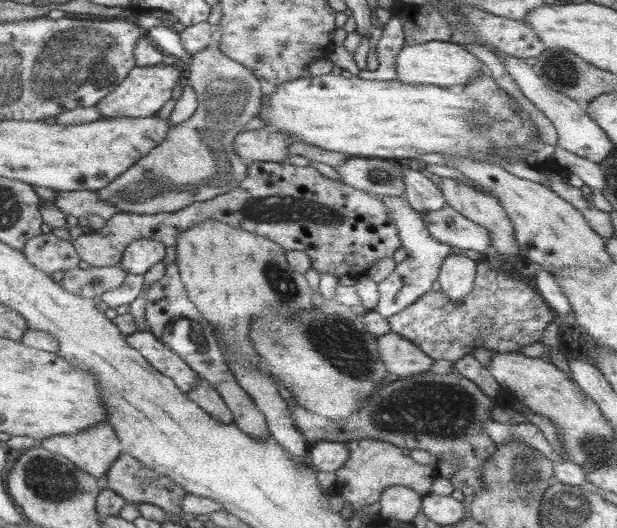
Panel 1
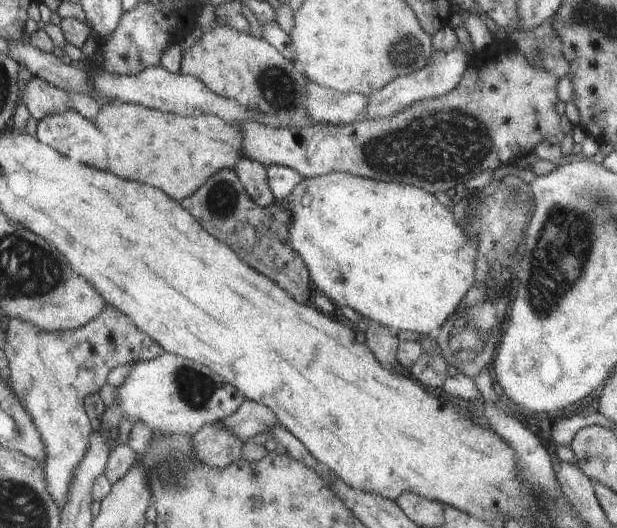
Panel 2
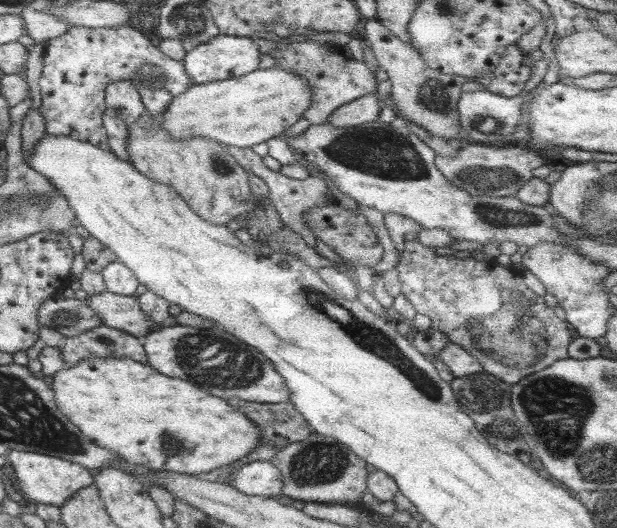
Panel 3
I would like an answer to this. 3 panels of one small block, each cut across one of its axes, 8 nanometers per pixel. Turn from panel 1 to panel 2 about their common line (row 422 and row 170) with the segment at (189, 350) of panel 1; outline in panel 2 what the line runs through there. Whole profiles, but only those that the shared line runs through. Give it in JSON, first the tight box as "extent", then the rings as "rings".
{"extent":[233,157,275,207],"rings":[[[241,157],[238,158],[233,171],[237,174],[247,196],[257,206],[266,207],[275,203],[266,180],[266,166]]]}

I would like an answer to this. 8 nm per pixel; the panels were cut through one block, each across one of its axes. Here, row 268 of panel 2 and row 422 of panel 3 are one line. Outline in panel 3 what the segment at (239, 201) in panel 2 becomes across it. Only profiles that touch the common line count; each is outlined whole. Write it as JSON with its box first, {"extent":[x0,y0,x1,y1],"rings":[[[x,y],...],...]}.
{"extent":[226,398,313,454],"rings":[[[230,398],[226,400],[230,406],[244,413],[246,418],[256,426],[260,432],[260,443],[256,442],[256,447],[267,444],[274,446],[275,454],[290,446],[294,442],[302,442],[313,434],[308,422],[305,422],[300,412],[289,403],[258,403],[246,402],[240,398]]]}

